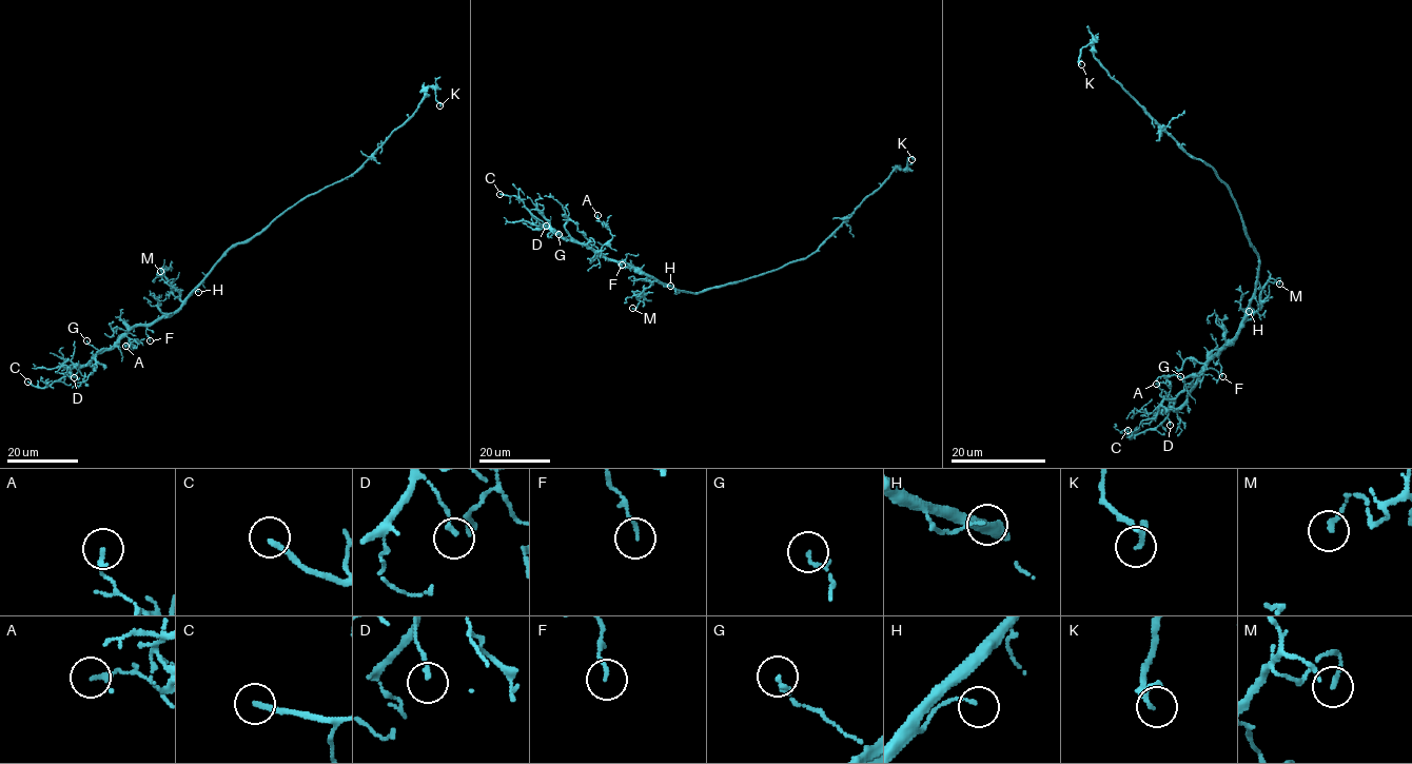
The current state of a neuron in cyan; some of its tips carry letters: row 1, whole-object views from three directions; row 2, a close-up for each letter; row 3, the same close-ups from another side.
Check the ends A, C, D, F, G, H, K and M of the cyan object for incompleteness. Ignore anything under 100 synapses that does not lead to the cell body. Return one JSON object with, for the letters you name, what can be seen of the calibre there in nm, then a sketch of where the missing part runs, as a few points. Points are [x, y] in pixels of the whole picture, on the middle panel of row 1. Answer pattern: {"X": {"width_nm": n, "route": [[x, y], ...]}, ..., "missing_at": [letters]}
{"C": {"width_nm": 190}, "missing_at": ["C"]}

